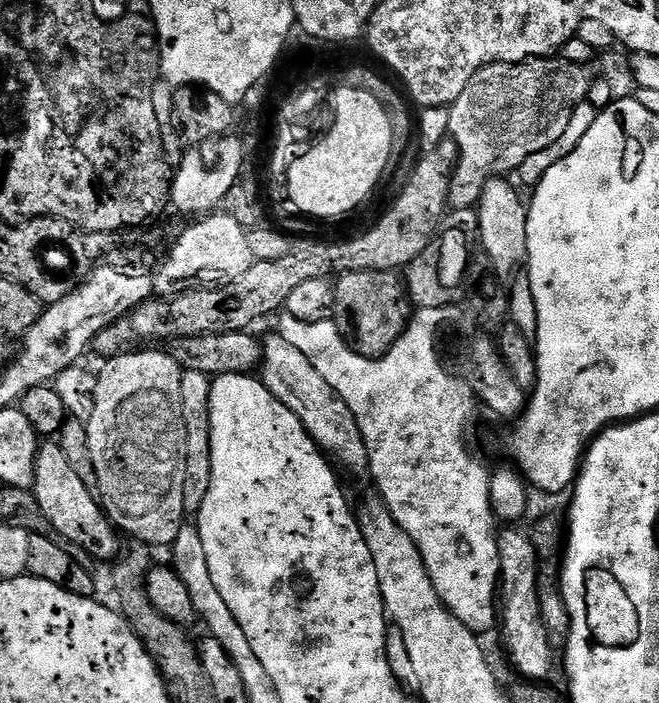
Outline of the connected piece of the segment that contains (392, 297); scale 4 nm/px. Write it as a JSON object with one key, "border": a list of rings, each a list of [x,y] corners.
{"border":[[[345,272],[335,281],[334,291],[334,323],[349,348],[367,360],[379,360],[387,354],[414,315],[408,289],[396,272]]]}

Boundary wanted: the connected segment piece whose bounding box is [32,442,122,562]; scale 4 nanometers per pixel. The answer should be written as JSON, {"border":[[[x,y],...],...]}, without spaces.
{"border":[[[41,443],[36,455],[34,474],[36,477],[32,488],[36,493],[36,505],[42,510],[46,522],[50,522],[53,533],[61,541],[82,546],[82,550],[86,550],[86,554],[90,554],[93,561],[115,561],[122,552],[121,537],[117,529],[112,527],[112,522],[101,508],[93,489],[83,484],[82,478],[78,478],[78,473],[66,459],[66,454],[62,454],[59,443]]]}

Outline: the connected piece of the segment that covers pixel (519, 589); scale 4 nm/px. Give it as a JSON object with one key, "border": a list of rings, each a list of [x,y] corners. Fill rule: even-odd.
{"border":[[[508,526],[496,537],[498,558],[500,559],[499,591],[502,593],[502,628],[508,639],[508,652],[521,672],[521,677],[532,682],[547,681],[552,672],[554,649],[548,641],[548,629],[540,618],[540,603],[536,593],[536,551],[532,537],[527,531],[515,532],[516,528]]]}

